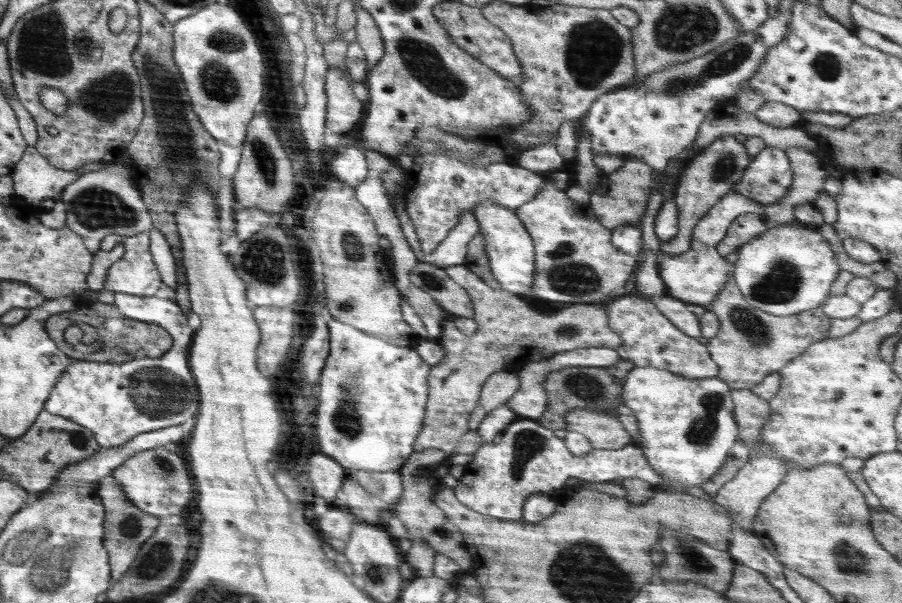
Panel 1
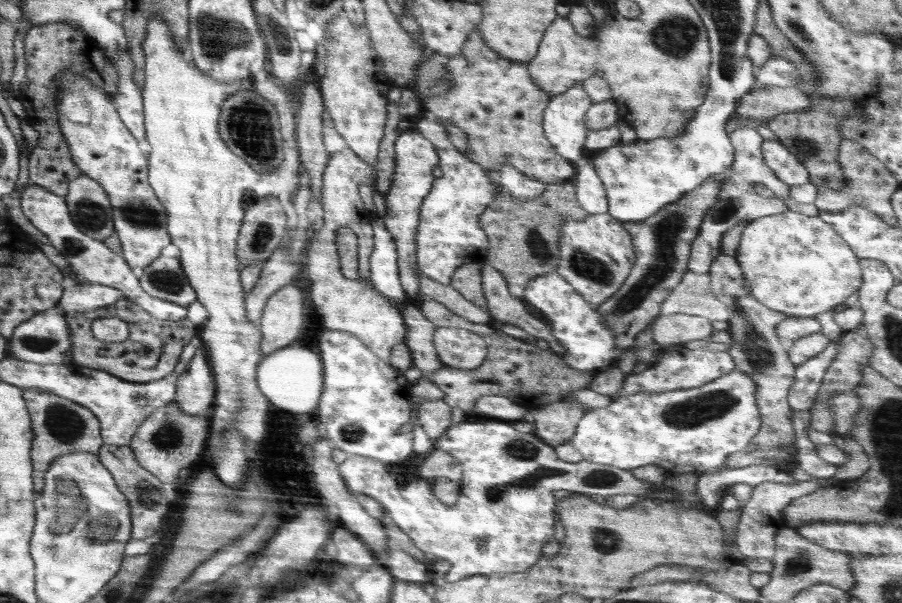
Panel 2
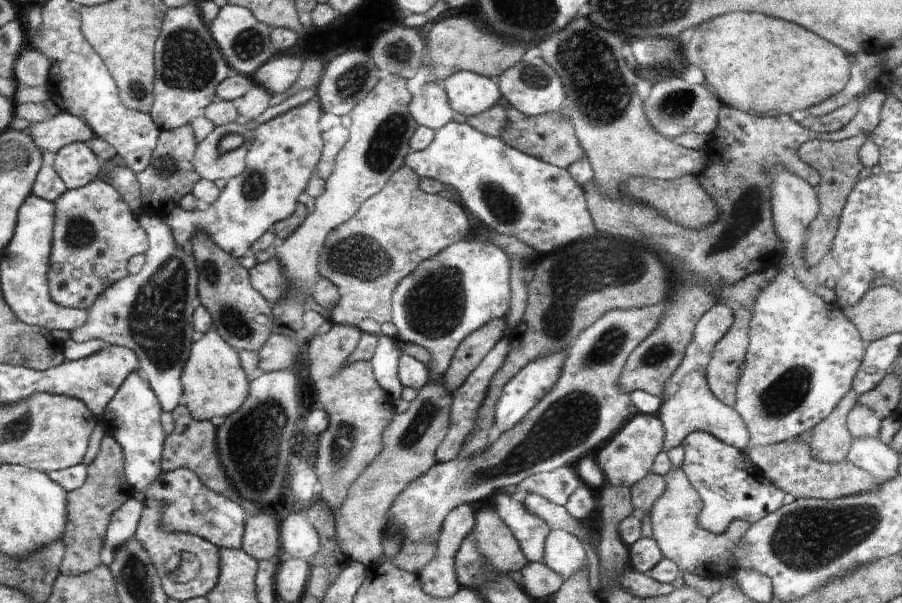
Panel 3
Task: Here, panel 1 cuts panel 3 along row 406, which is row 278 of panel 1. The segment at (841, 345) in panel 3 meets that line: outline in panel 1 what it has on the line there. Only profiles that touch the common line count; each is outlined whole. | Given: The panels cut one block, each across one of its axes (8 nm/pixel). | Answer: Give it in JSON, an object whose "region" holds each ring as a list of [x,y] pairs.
{"region":[[[796,221],[781,224],[763,232],[738,248],[733,279],[740,289],[743,299],[758,310],[774,316],[790,316],[799,312],[820,307],[830,296],[832,283],[841,268],[836,262],[829,242],[820,236],[817,227],[802,223],[802,227],[793,225]]]}

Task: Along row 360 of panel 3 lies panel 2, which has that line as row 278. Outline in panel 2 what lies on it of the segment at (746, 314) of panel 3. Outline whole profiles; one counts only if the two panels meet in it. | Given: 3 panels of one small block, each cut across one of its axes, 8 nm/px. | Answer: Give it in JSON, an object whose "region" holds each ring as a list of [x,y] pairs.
{"region":[[[720,253],[709,266],[708,273],[714,296],[725,304],[729,313],[727,331],[733,344],[728,348],[727,353],[732,357],[735,368],[745,372],[755,382],[757,388],[755,394],[760,411],[761,428],[748,443],[745,451],[763,451],[787,445],[795,441],[792,429],[793,412],[787,400],[793,383],[795,366],[780,343],[781,339],[776,334],[776,325],[788,316],[783,312],[766,308],[751,295],[741,266],[735,257]]]}

